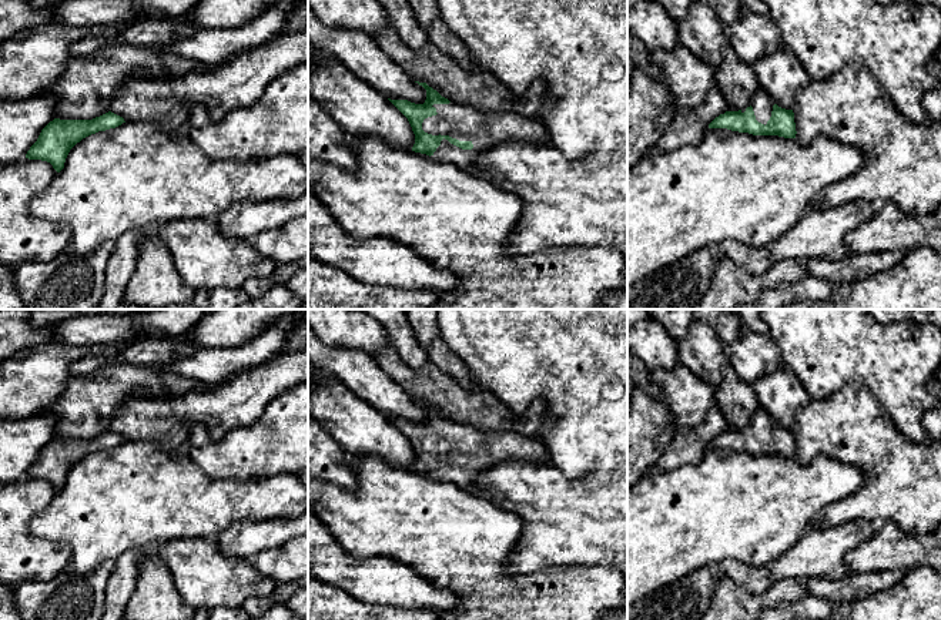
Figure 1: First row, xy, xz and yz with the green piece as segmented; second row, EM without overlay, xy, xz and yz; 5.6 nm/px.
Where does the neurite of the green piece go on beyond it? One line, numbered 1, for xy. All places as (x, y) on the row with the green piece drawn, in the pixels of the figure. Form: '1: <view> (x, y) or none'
1: none

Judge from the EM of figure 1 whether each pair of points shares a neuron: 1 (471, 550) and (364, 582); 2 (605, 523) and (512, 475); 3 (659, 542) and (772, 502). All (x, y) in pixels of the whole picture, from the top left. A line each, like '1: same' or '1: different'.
1: different
2: same
3: same

